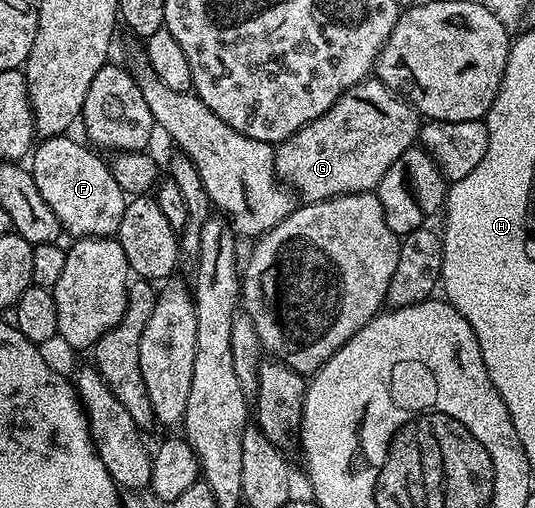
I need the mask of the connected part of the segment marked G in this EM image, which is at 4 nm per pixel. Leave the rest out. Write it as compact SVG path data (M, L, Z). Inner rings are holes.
M369 77L364 82L354 85L334 101L334 105L322 117L310 121L292 138L279 144L276 152L276 178L287 185L301 200L317 203L323 199L333 199L339 195L375 192L382 181L386 169L406 153L417 142L422 126L422 116L411 103L400 98L383 81Z

